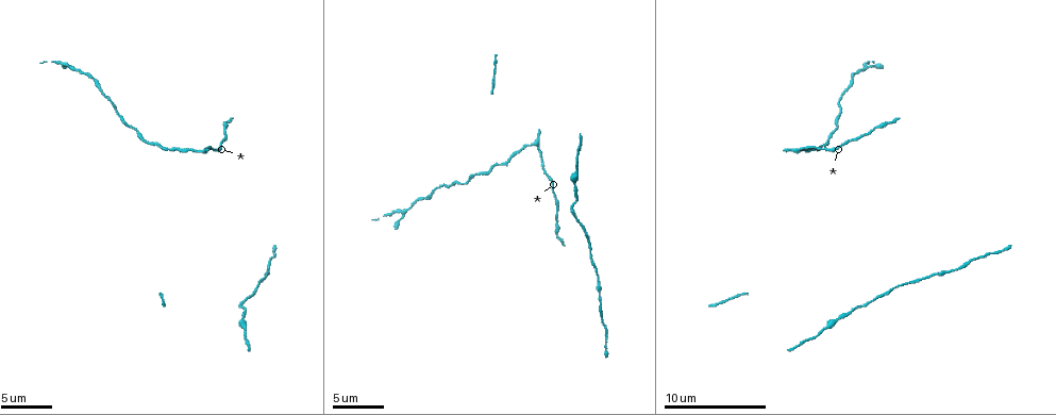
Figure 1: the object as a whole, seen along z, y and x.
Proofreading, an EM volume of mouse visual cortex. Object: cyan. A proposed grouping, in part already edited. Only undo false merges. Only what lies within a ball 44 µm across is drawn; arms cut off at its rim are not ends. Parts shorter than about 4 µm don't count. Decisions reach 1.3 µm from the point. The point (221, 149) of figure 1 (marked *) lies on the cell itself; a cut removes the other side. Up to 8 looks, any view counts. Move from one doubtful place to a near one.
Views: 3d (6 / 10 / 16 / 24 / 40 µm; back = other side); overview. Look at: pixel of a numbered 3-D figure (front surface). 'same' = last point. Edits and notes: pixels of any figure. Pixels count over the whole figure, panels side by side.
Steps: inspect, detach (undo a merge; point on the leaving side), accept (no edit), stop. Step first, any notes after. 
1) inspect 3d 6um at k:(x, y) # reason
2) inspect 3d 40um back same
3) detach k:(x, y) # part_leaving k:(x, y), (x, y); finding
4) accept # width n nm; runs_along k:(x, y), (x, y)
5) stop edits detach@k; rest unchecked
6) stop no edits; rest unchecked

inspect 3d 16um at 1:(256, 290)

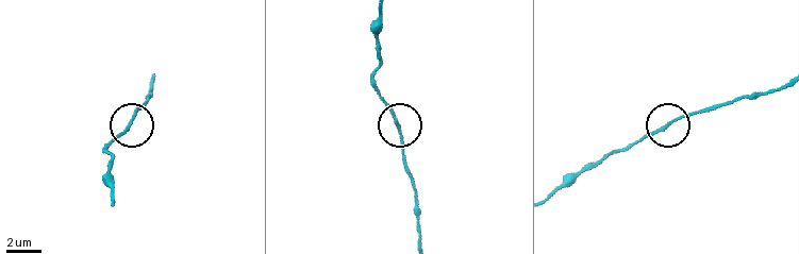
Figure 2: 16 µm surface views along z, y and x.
accept # continuous, no second cell

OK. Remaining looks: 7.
inspect 3d 6um at 1:(575, 193)

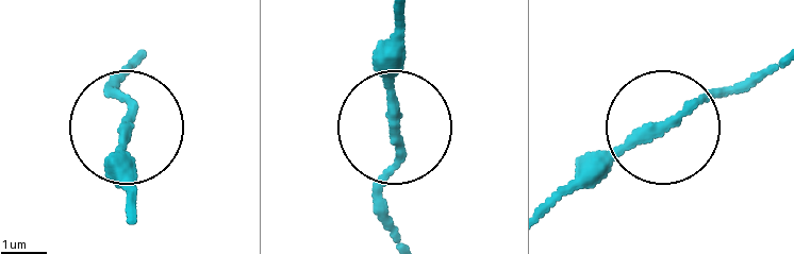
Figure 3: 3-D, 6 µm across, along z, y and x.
accept # continuous, no second cell

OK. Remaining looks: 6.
inspect 3d 16um at 1:(501, 164) # narrows sharply

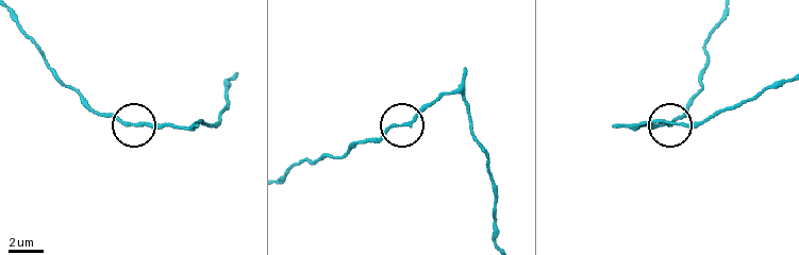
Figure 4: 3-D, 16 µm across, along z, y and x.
inspect 3d 16um back at 4:(131, 124) # from behind

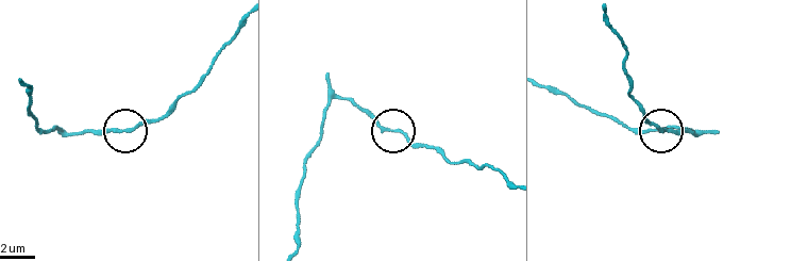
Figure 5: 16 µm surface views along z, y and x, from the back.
accept # runs_along 5:(303, 162), (325, 108), (337, 99), (354, 101), (434, 149); all the same cell

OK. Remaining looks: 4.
inspect 3d 6um at 1:(462, 182) # a narrow waist

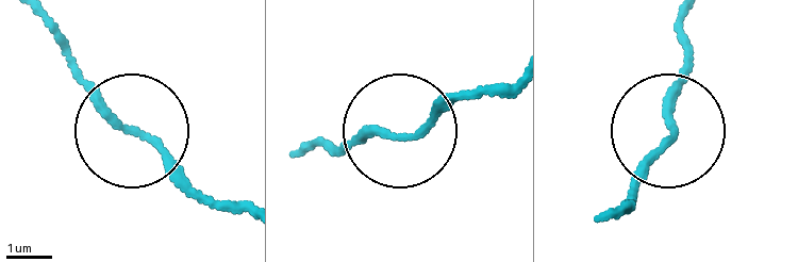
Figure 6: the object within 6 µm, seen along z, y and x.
accept # runs_along 6:(609, 211), (677, 138), (688, 43); continuous, no second cell

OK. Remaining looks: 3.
stop no edits; rest unchecked

